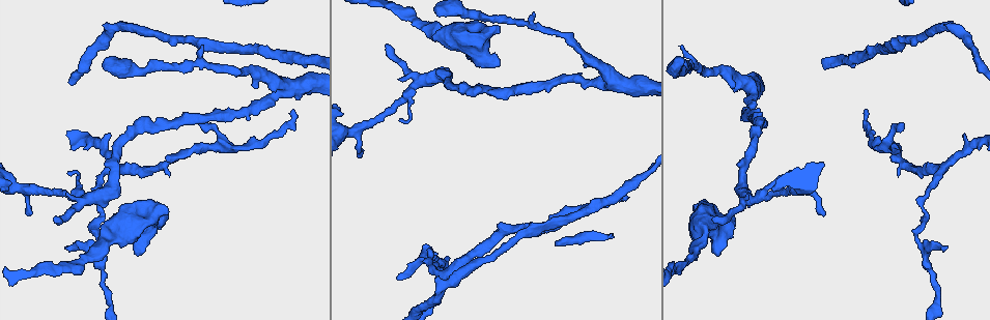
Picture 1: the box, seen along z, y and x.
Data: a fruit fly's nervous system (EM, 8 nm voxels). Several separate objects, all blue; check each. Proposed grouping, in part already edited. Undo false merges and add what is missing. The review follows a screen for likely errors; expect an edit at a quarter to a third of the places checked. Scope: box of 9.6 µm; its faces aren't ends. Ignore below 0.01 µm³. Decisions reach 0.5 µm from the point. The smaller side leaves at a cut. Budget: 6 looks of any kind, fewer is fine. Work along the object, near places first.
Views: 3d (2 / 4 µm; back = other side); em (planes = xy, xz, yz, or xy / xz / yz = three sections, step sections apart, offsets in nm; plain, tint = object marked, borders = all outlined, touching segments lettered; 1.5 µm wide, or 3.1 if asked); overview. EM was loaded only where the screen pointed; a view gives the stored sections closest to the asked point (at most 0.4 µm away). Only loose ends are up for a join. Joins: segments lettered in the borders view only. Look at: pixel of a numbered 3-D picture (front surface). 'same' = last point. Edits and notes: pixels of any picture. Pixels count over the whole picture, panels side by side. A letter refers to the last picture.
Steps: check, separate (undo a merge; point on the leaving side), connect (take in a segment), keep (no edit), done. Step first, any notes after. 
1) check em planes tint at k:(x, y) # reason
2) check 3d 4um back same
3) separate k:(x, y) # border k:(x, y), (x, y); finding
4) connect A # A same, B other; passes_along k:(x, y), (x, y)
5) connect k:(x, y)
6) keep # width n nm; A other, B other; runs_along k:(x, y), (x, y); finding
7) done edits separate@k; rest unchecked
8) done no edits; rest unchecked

check em xy step 8 tint at 1:(357, 136)

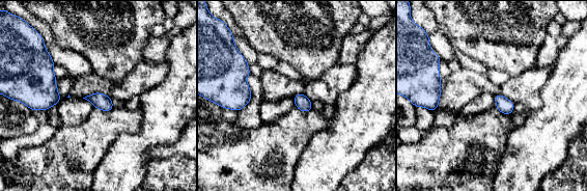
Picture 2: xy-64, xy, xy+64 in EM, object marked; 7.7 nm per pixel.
check em planes tint same # another direction

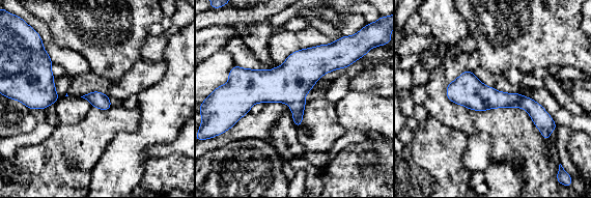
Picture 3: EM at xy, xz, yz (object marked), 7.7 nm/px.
check em planes borders same # see the neighbours

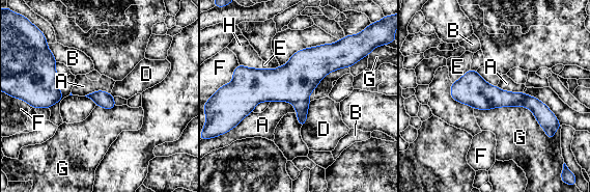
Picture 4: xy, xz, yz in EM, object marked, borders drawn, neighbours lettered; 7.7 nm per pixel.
keep # A other, B other, D other, E other, F other, G other, H other; all the same neuron

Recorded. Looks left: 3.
check 3d 4um at 1:(100, 230) # branch stops here

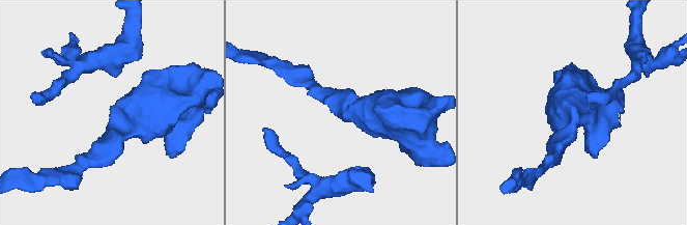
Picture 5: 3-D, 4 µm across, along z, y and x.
check em planes borders at 5:(110, 114)

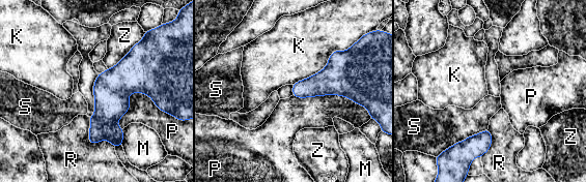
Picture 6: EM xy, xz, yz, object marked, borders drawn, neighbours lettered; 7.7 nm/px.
keep # K other, M other, P other, R other, S other, Z other; no lettered segment goes on from it

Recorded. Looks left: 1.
done no edits; rest unchecked

